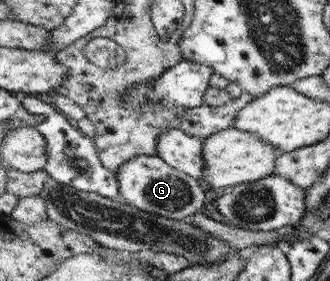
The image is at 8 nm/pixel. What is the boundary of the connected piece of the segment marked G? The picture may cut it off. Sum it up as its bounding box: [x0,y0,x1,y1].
[115,155,205,220]

